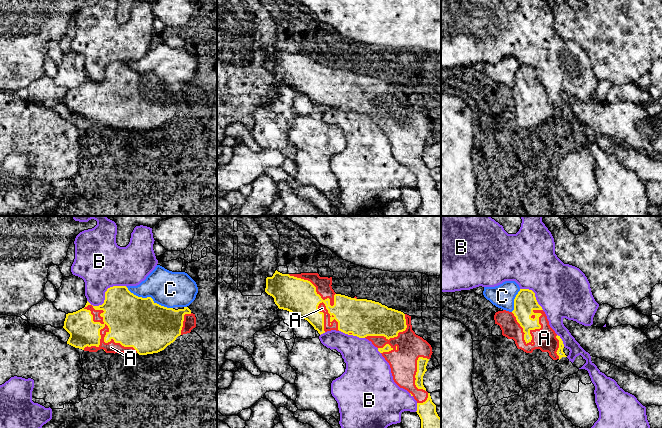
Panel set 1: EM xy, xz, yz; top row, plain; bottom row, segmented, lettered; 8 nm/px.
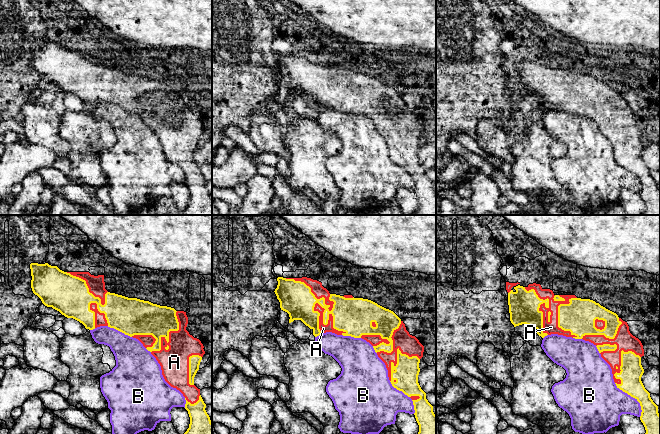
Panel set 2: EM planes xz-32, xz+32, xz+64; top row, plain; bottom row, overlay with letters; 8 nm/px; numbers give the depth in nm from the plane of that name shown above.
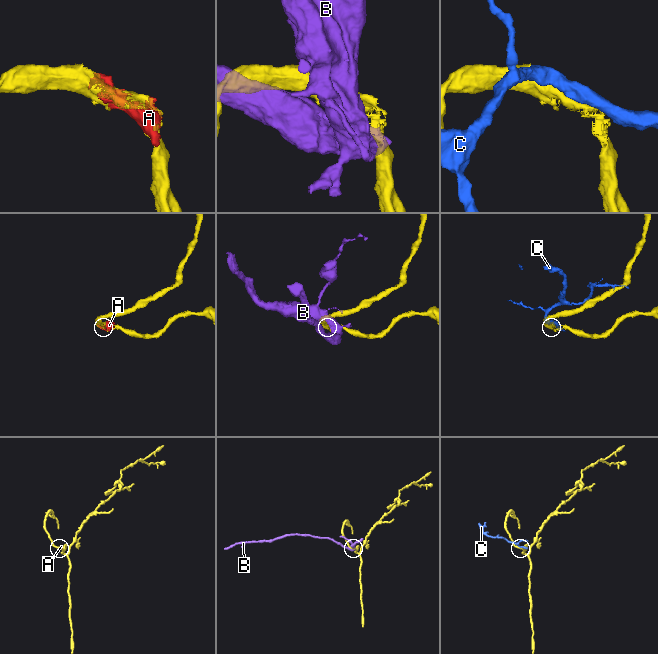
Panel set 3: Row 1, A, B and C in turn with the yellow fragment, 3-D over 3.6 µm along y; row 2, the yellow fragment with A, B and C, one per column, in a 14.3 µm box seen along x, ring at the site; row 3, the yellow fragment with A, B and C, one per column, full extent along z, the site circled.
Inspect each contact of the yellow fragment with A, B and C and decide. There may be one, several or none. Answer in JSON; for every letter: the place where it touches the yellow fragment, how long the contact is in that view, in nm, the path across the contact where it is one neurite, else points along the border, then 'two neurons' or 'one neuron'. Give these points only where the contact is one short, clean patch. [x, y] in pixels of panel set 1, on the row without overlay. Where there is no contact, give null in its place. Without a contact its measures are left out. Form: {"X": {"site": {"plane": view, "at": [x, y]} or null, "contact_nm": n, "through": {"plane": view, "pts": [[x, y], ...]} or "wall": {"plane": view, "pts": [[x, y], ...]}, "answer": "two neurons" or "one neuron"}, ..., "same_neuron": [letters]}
{"A": {"site": {"plane": "xy", "at": [105, 111]}, "contact_nm": 550, "answer": "one neuron"}, "B": {"site": {"plane": "xy", "at": [105, 70]}, "contact_nm": 340, "answer": "two neurons"}, "C": {"site": {"plane": "xy", "at": [149, 73]}, "contact_nm": 420, "answer": "two neurons"}, "same_neuron": ["A"]}

